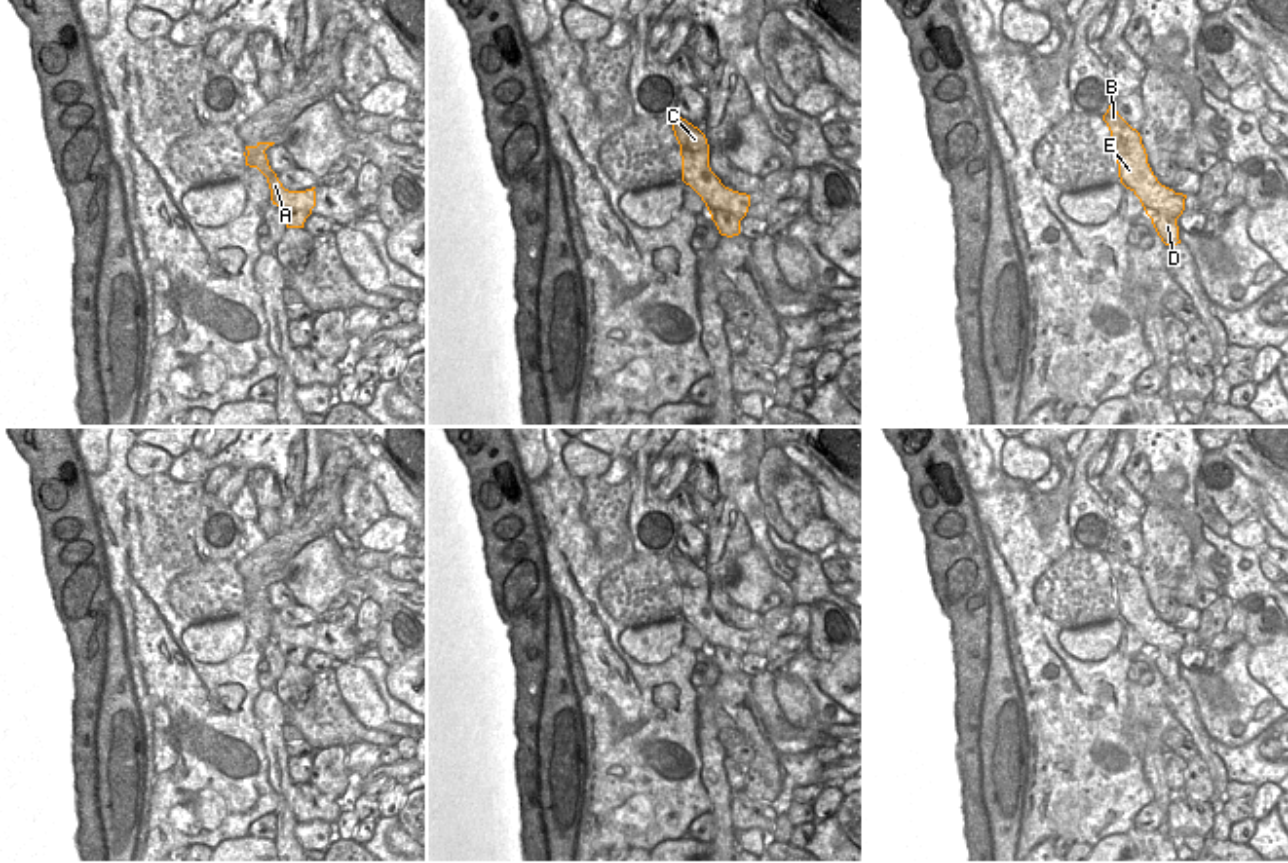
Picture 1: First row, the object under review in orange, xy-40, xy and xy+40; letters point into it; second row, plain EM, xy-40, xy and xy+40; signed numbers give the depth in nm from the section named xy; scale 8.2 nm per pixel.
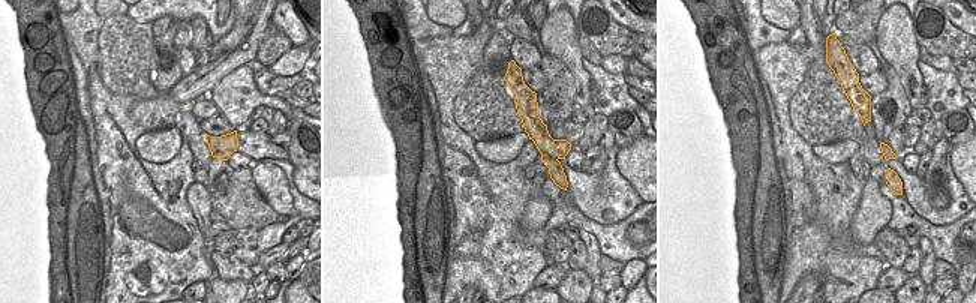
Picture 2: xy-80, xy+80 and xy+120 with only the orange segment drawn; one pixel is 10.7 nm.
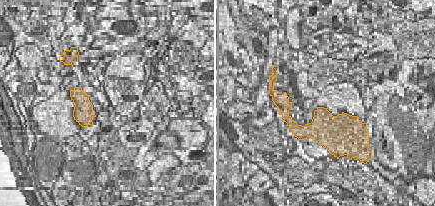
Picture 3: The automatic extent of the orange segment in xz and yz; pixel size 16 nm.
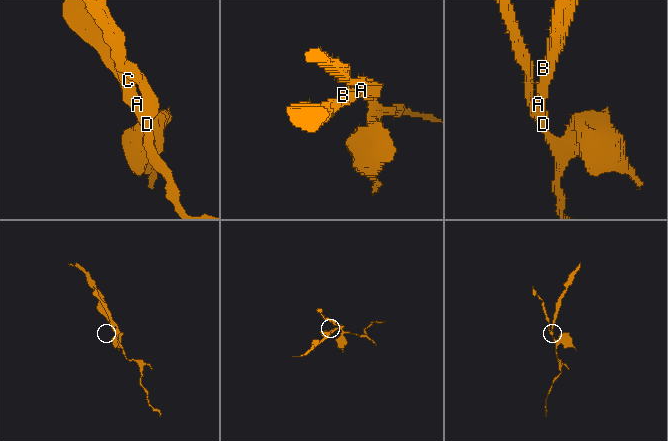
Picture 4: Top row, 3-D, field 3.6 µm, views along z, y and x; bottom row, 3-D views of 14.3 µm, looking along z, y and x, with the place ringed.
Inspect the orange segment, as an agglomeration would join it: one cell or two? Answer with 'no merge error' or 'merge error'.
merge error

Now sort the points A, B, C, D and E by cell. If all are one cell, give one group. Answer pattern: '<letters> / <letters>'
A B C E / D

